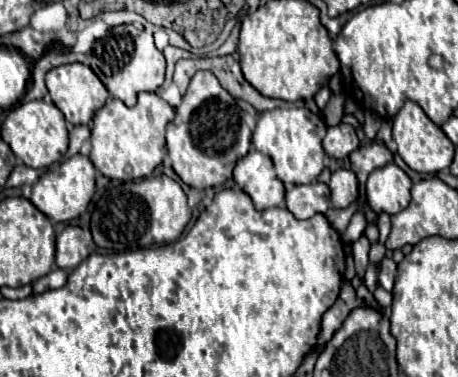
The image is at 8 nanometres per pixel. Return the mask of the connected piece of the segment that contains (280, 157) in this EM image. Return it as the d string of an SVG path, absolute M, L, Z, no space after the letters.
M277 108L259 114L251 142L259 152L267 154L273 160L277 178L283 184L311 184L325 168L325 150L321 146L325 132L327 124L321 116L309 116L303 108Z

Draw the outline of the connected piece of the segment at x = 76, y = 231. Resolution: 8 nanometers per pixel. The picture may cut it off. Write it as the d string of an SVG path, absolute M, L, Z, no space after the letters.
M67 226L57 238L55 264L63 270L73 270L93 250L95 250L93 240L79 226Z

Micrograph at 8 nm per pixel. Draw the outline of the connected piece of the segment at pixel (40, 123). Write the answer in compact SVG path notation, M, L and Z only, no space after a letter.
M33 100L13 108L1 124L1 138L11 146L13 154L29 168L47 168L59 162L67 152L67 126L61 110L45 100Z

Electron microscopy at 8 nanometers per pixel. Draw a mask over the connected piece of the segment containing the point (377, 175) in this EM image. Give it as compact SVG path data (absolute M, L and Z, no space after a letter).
M387 164L381 170L373 170L365 182L365 200L375 214L399 214L409 206L409 176L397 166Z

